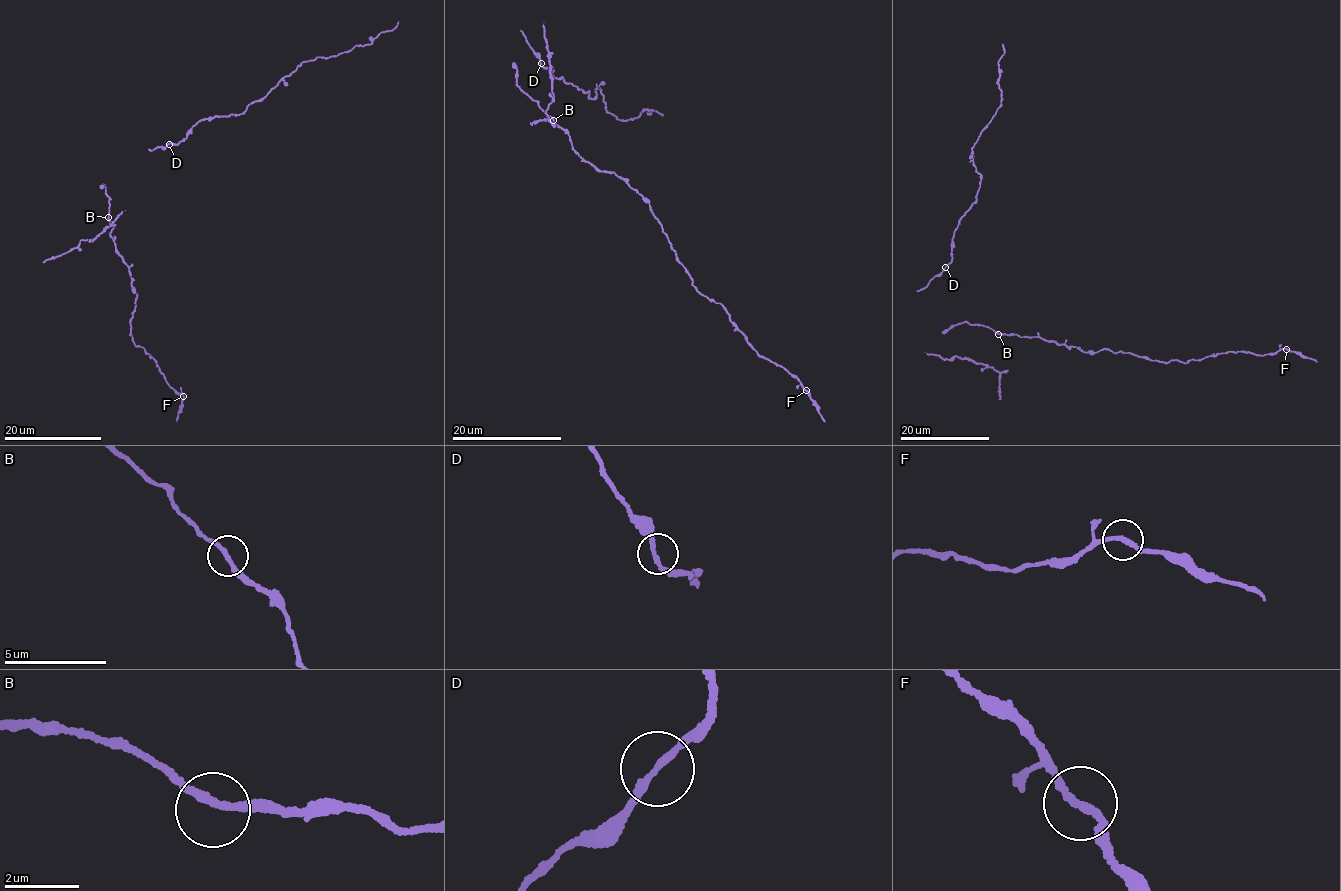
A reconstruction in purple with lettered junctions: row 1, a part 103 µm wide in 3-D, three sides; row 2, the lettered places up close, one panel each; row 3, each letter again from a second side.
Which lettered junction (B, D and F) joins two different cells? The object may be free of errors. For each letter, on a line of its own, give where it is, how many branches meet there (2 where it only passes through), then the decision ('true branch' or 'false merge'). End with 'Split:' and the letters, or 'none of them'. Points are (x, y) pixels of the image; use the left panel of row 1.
B: at (108, 217); 2 branches meet; true branch
D: at (169, 144); 2 branches meet; true branch
F: at (183, 396); 2 branches meet; true branch
Split: none of them

